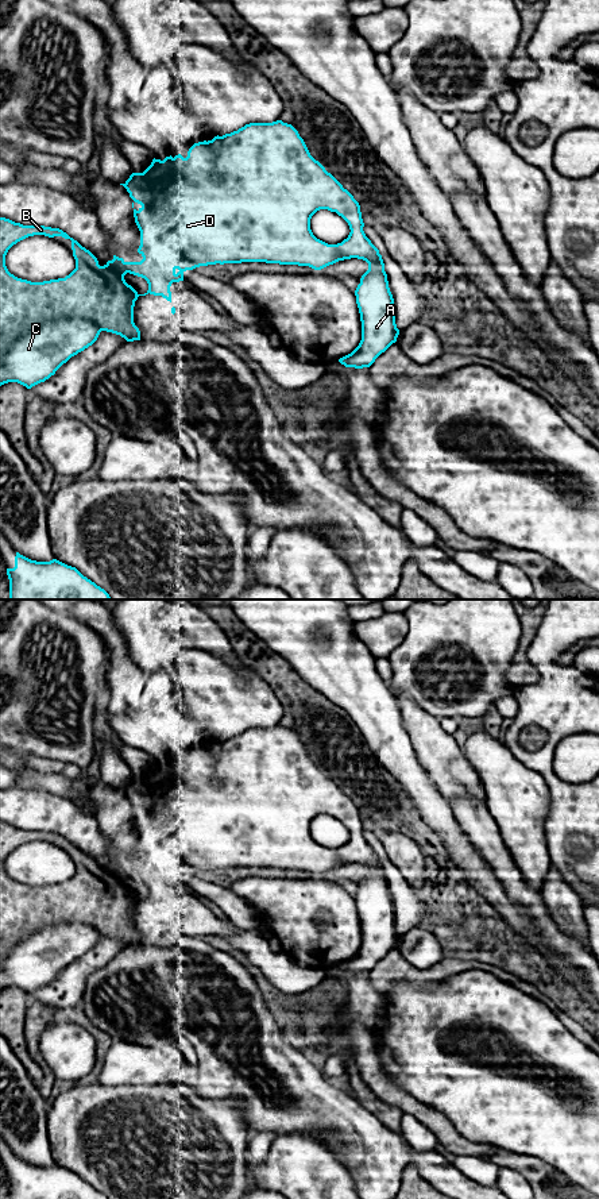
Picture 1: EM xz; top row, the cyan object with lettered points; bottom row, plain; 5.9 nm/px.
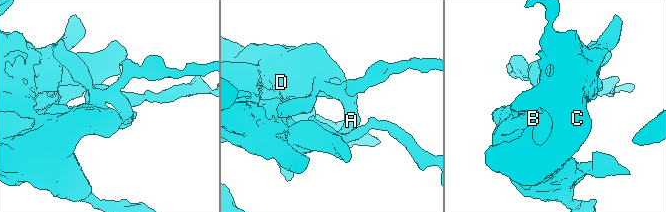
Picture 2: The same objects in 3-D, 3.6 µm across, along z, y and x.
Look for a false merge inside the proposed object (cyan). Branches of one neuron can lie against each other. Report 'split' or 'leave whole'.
split

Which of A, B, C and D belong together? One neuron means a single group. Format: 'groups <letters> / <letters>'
groups A C D / B

